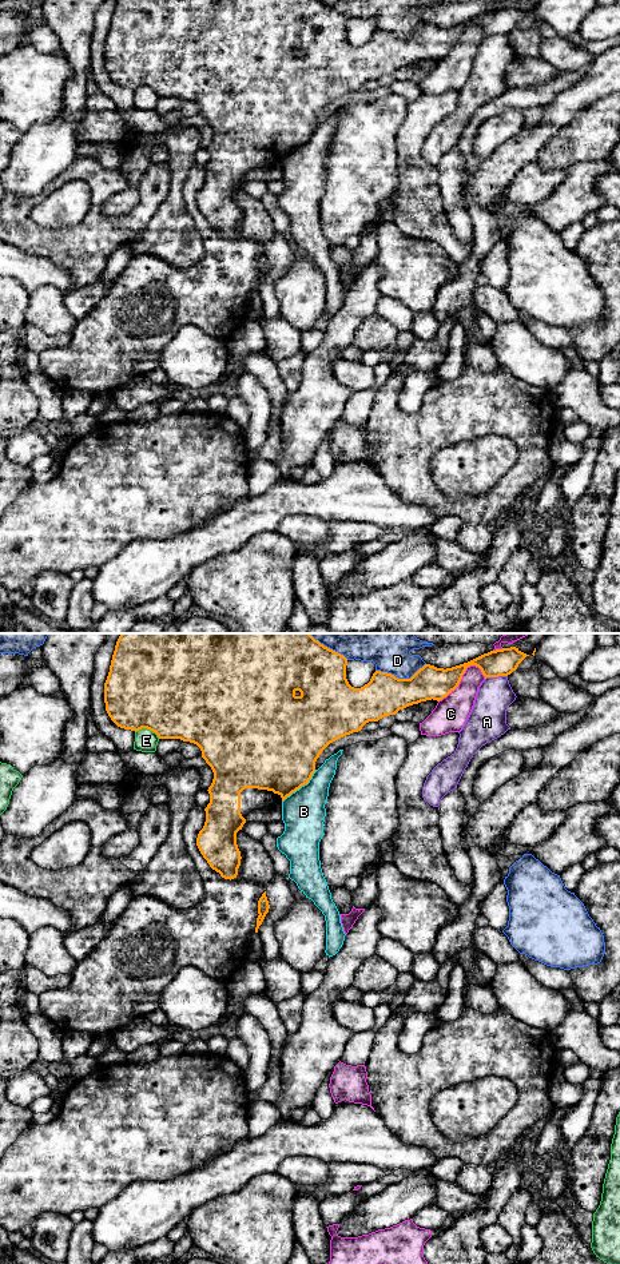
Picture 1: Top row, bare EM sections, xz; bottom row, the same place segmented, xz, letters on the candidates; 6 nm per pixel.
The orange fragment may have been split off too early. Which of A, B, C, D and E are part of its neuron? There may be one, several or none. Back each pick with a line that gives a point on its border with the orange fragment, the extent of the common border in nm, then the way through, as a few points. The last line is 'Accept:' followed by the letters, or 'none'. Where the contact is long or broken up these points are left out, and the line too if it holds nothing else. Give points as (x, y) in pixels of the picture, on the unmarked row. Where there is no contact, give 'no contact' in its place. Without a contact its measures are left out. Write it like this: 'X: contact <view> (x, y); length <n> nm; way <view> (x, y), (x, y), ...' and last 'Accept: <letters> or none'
Accept: none

